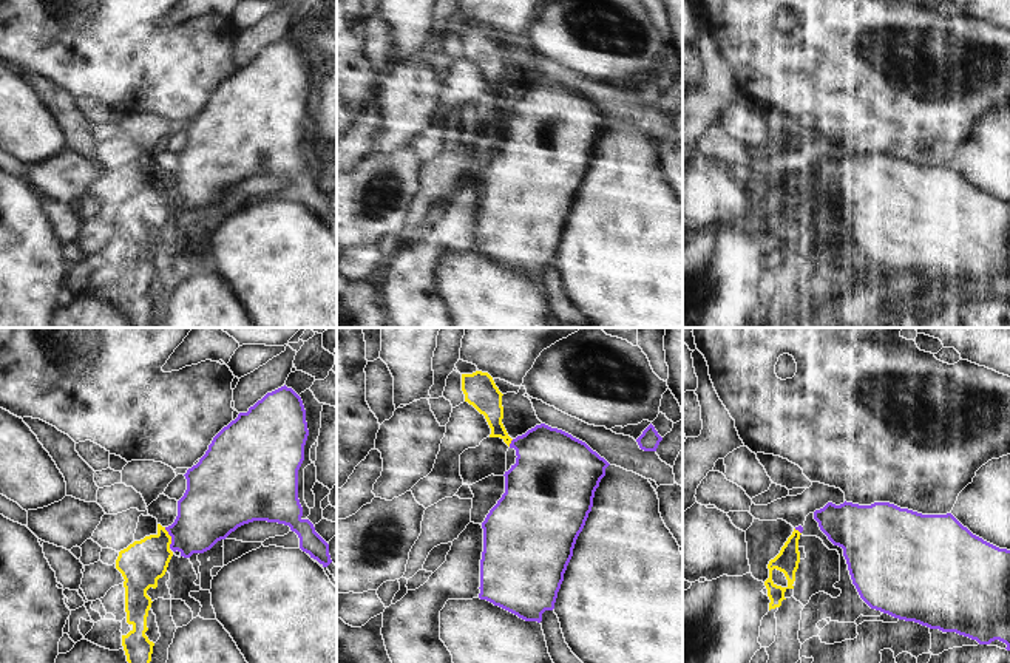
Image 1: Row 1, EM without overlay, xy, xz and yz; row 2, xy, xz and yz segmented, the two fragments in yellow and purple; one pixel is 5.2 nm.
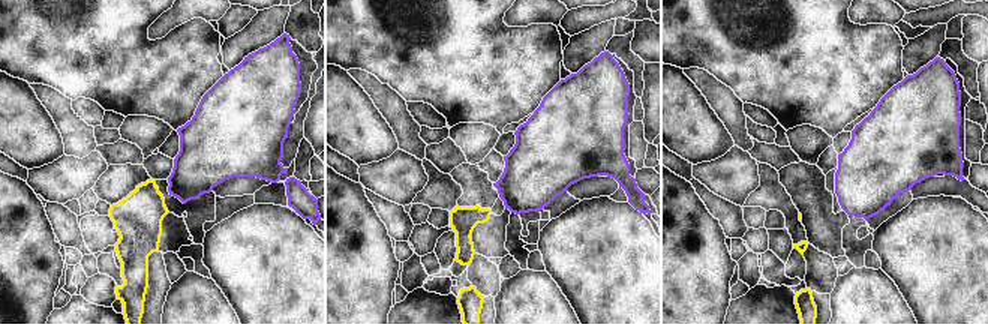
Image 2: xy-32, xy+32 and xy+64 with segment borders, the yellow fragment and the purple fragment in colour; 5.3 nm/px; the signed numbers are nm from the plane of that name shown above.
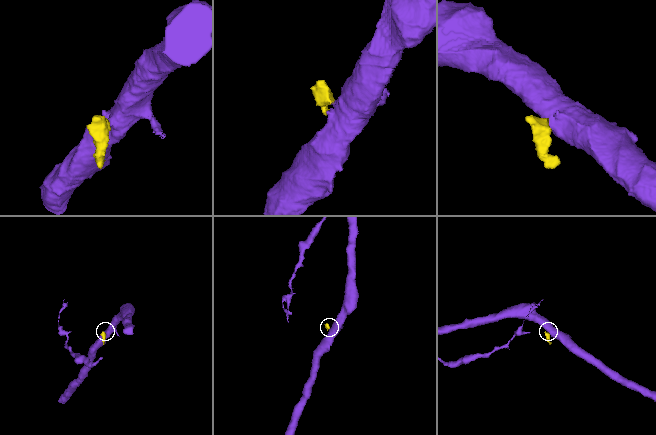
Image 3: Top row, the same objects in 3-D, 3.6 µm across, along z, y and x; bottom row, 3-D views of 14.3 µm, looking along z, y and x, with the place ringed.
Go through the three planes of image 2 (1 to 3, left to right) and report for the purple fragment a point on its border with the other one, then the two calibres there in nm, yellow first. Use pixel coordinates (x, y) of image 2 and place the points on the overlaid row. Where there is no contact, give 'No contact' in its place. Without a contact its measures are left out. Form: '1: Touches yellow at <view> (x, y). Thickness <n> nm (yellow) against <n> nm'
1: No contact
2: No contact
3: No contact

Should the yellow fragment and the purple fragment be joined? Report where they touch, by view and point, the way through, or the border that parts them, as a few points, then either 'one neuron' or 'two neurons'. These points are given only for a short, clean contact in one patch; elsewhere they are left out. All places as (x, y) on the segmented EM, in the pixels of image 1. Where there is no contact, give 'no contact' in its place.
meets yellow in xy at (170, 538); border along xy (164, 527), (170, 537), (170, 547); two neurons

